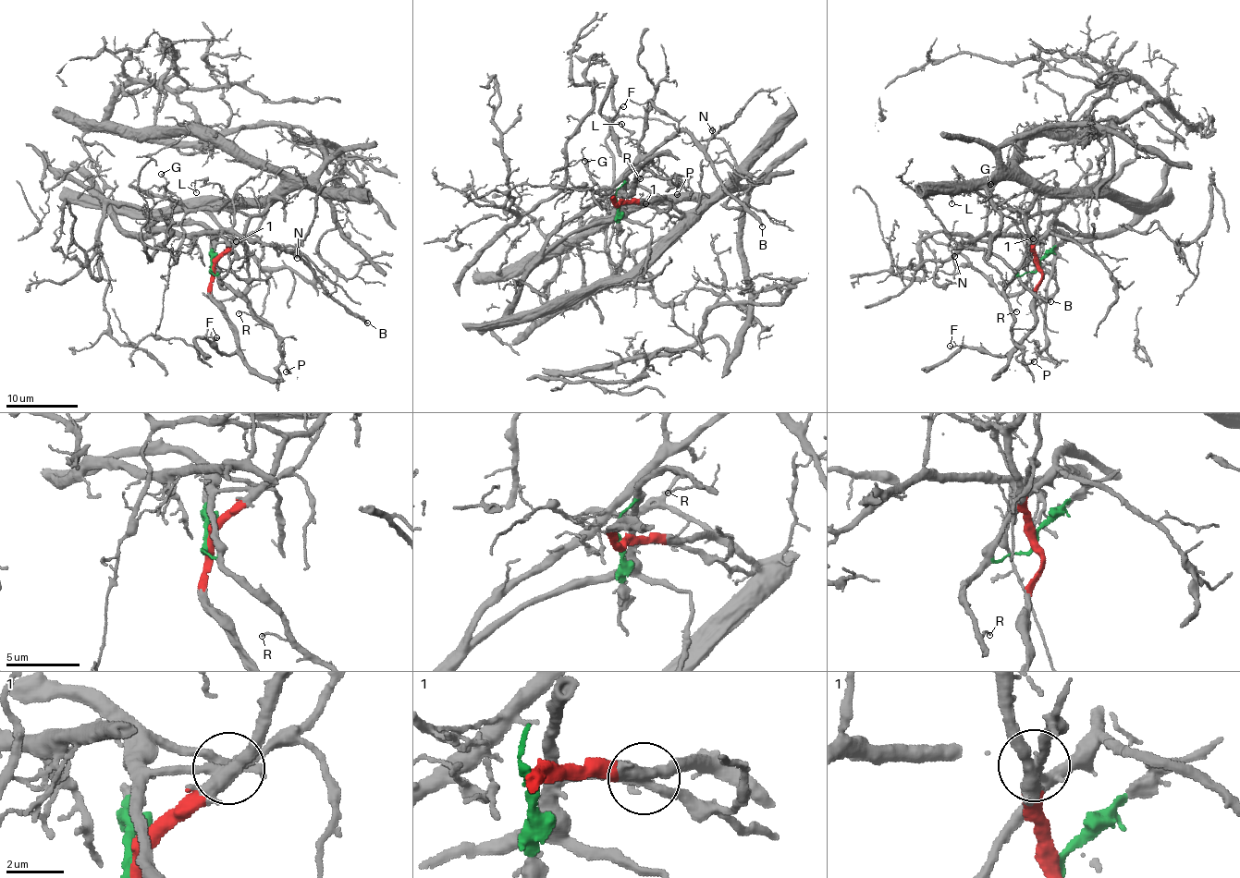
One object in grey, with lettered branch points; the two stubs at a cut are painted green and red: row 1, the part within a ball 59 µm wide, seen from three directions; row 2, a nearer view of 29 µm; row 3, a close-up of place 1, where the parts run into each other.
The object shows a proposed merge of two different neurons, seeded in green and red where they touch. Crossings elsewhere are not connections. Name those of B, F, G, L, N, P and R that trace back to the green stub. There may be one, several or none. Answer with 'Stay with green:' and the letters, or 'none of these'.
Stay with green: B, N, P, R

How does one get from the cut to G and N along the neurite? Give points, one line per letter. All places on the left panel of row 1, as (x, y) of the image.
G: (211, 268), (240, 237), (247, 216), (224, 208), (187, 209), (166, 190), (166, 182), (161, 174)
N: (211, 268), (217, 273), (214, 238), (196, 224), (164, 225), (142, 237), (229, 230), (296, 249), (298, 258)

